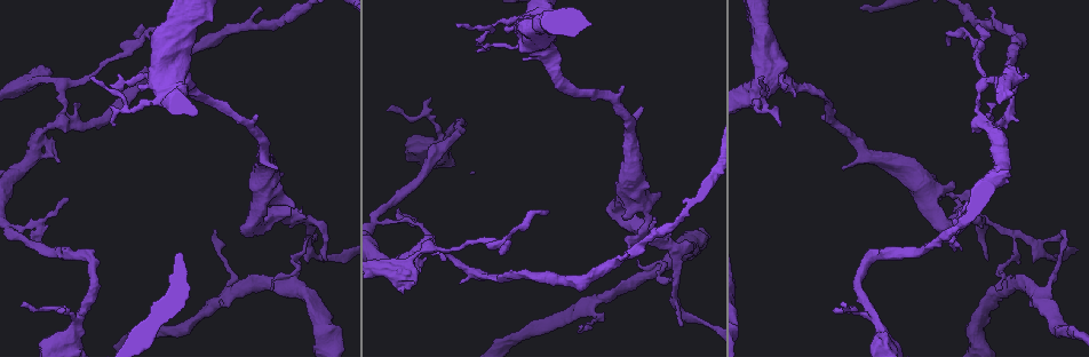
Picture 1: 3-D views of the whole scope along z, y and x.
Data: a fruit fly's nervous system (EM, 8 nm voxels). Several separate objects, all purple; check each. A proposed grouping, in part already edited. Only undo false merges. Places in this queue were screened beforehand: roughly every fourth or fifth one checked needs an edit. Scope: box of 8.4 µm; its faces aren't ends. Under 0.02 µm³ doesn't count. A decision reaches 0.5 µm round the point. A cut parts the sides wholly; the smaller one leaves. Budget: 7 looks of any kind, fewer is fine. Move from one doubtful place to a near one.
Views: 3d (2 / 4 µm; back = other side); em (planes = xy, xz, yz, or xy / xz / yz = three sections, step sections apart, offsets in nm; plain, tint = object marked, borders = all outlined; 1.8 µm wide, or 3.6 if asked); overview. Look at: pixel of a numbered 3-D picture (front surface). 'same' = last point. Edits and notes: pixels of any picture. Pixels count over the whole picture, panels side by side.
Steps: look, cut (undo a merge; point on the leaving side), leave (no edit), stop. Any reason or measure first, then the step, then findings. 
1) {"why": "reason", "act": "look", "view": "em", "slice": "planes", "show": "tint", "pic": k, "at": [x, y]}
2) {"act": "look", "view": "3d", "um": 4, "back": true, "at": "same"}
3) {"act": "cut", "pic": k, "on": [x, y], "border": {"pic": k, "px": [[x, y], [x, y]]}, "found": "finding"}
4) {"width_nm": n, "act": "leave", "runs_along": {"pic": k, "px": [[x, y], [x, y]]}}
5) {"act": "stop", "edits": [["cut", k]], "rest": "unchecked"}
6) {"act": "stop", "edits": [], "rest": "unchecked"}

{"why": "thick turns thin", "act": "look", "view": "em", "slice": "planes", "show": "tint", "pic": 1, "at": [640, 230]}

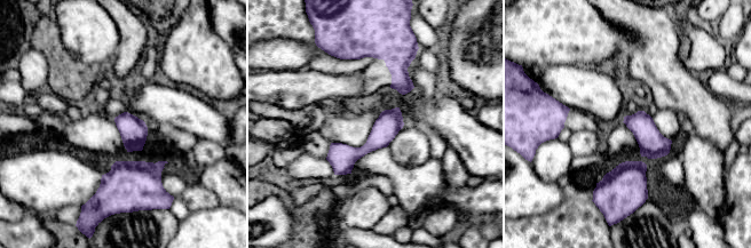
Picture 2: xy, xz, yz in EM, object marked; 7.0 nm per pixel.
{"act": "leave", "runs_along": {"pic": 2, "px": [[396, 111], [385, 129], [337, 172]]}, "found": "one neuron here"}

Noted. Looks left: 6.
{"why": "thin arm on a thick one", "act": "look", "view": "em", "slice": "planes", "show": "tint", "pic": 1, "at": [656, 269]}

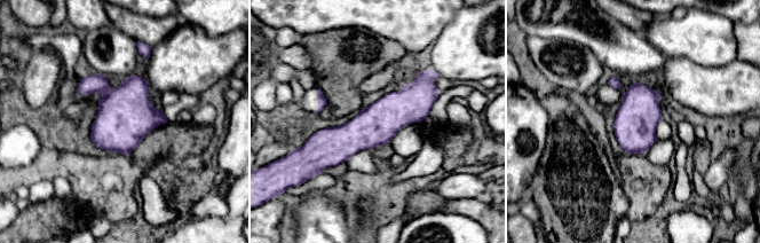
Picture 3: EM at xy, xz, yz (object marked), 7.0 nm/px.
{"act": "cut", "pic": 3, "on": [126, 115], "border": {"pic": 3, "px": [[110, 88], [101, 94]]}, "found": "two neurons meet here"}

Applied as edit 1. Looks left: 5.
{"why": "sharp bend", "act": "look", "view": "em", "slice": "planes", "show": "plain", "pic": 1, "at": [982, 122]}

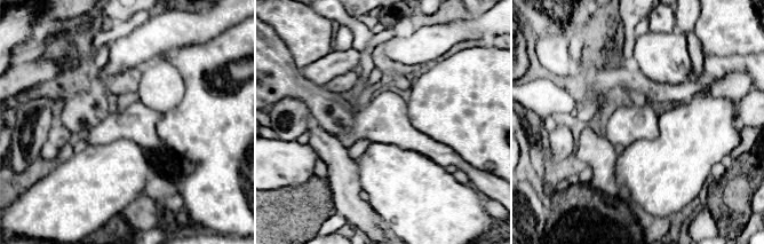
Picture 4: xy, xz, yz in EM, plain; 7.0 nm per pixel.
{"why": "with the object marked", "act": "look", "view": "em", "slice": "planes", "show": "tint", "at": "same"}

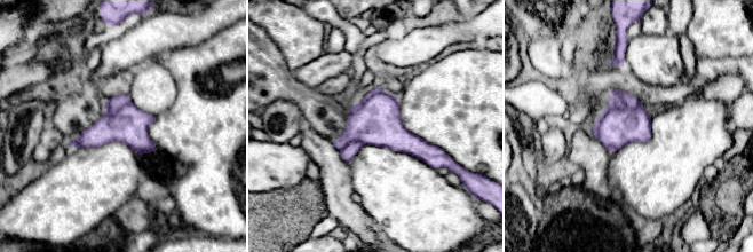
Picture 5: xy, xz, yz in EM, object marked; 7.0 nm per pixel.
{"width_nm": 280, "act": "cut", "pic": 5, "on": [627, 100], "border": {"pic": 5, "px": [[612, 101], [629, 108], [640, 104]]}, "found": "two neurons meet here"}

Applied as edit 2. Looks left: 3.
{"act": "stop", "edits": [["cut", 3], ["cut", 5]], "rest": "unchecked"}

